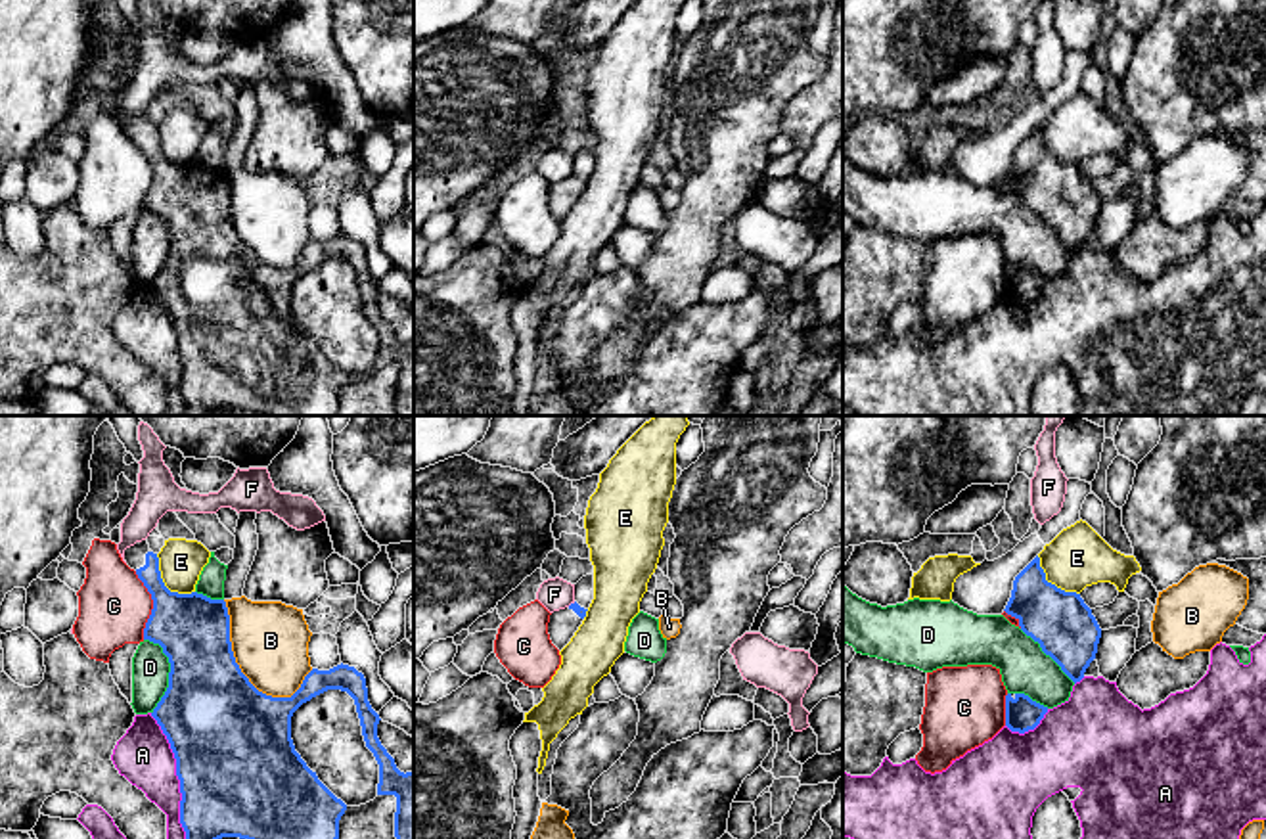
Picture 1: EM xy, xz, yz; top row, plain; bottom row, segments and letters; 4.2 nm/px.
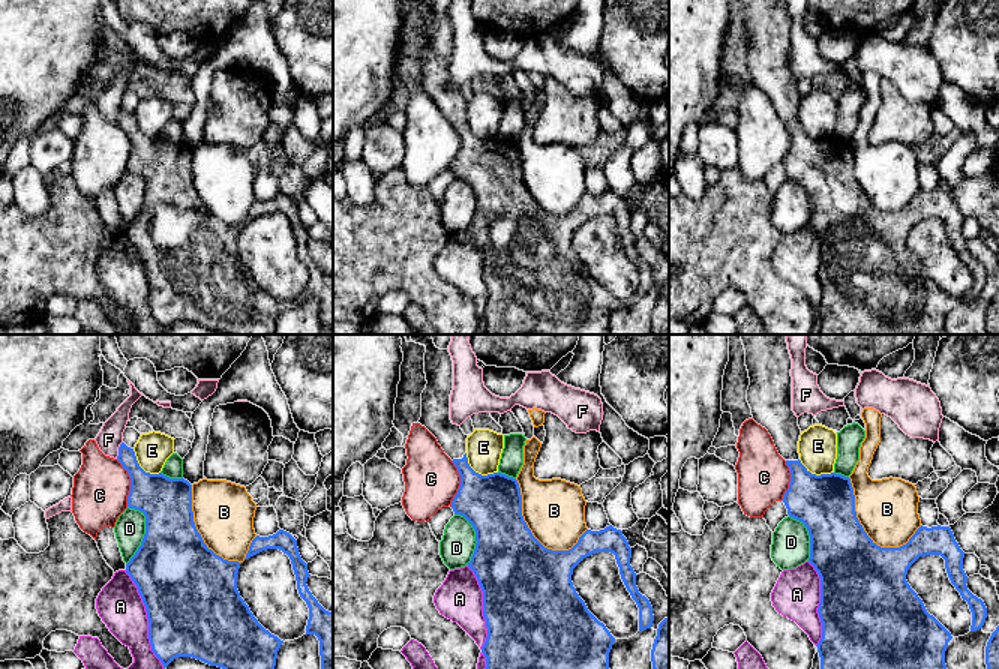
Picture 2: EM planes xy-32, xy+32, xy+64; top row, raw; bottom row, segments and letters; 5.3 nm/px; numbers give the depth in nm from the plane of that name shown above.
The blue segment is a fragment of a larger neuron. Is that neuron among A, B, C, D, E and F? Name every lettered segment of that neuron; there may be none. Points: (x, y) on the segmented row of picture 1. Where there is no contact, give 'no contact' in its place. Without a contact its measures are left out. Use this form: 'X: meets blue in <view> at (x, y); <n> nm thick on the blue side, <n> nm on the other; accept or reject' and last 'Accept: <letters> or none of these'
A: meets blue in xy at (177, 774); 500 nm thick on the blue side, 240 nm on the other; reject
B: meets blue in xy at (234, 661); 420 nm thick on the blue side, 320 nm on the other; reject
C: meets blue in xy at (154, 606); 300 nm thick on the blue side, 300 nm on the other; reject
D: meets blue in xy at (169, 673); 420 nm thick on the blue side, 160 nm on the other; reject
E: meets blue in xy at (163, 585); 300 nm thick on the blue side, 190 nm on the other; reject
F: meets blue in xz at (571, 604); 50 nm thick on the blue side, 140 nm on the other; reject
Accept: none of these

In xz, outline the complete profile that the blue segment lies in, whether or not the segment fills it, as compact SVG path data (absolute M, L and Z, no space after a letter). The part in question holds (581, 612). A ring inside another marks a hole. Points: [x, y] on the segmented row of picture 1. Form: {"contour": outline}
{"contour": "M576 601L571 603L565 609L554 611L550 615L550 623L548 623L548 634L552 644L561 651L571 638L575 636L575 632L578 630L578 626L582 624L584 617L586 617L584 607L580 607Z"}

